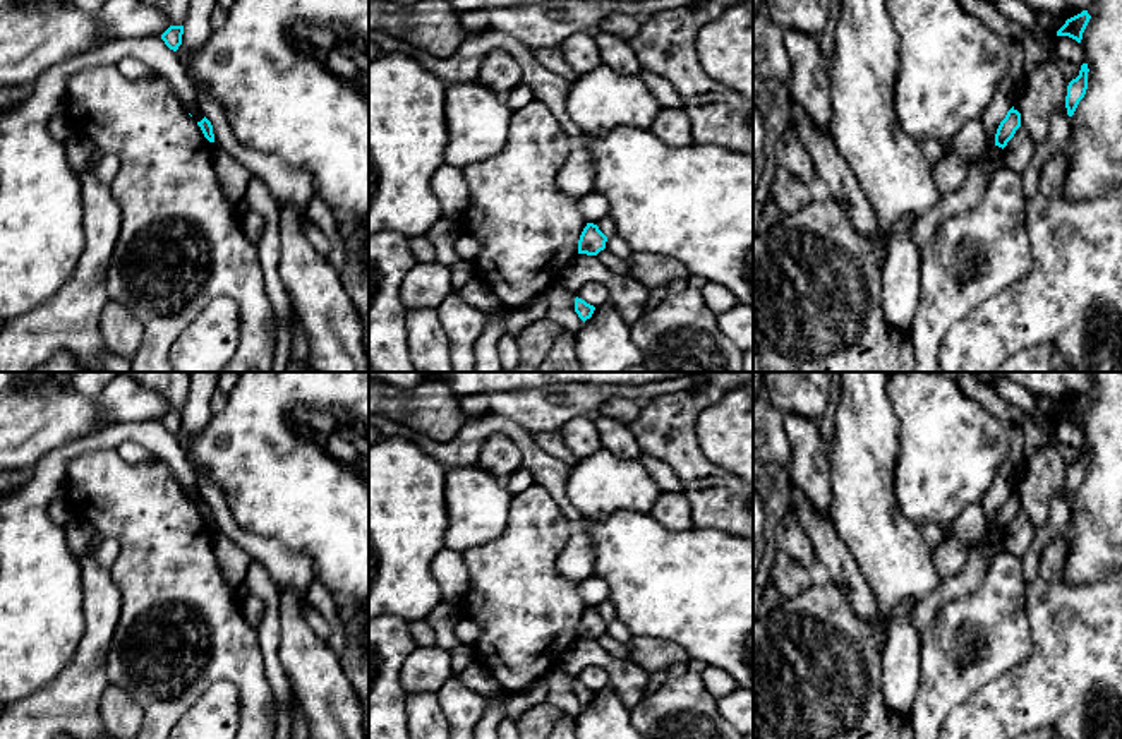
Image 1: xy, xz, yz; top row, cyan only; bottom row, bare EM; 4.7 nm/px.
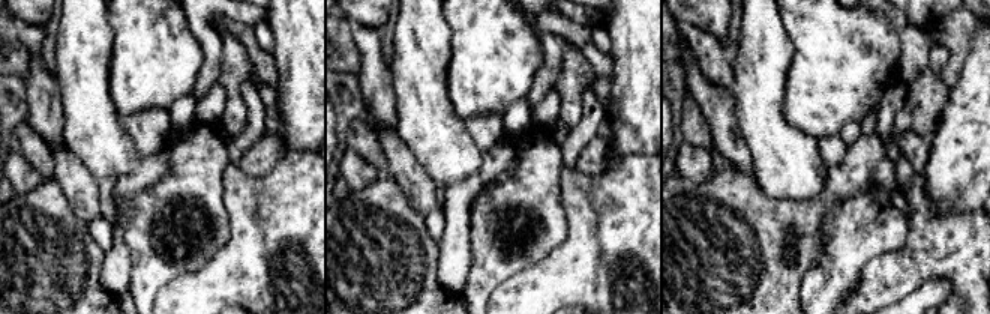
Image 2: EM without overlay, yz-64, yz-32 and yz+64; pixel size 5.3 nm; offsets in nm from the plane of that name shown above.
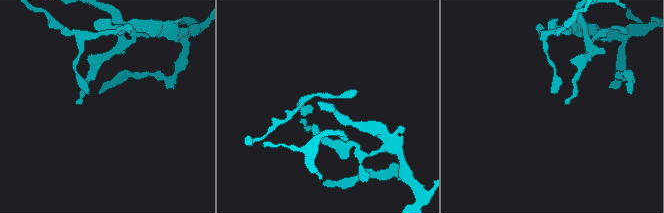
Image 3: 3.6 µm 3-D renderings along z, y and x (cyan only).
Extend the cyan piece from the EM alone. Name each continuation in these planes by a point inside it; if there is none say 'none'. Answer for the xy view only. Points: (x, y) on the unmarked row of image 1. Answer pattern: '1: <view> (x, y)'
none

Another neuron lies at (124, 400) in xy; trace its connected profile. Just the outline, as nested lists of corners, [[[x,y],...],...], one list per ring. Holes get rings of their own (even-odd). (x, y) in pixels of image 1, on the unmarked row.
[[[122,372],[96,398],[96,405],[106,418],[106,425],[161,420],[170,412],[168,401],[161,393],[144,388]]]

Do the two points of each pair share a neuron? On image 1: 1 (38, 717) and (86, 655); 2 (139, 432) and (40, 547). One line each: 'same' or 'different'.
1: same
2: same

